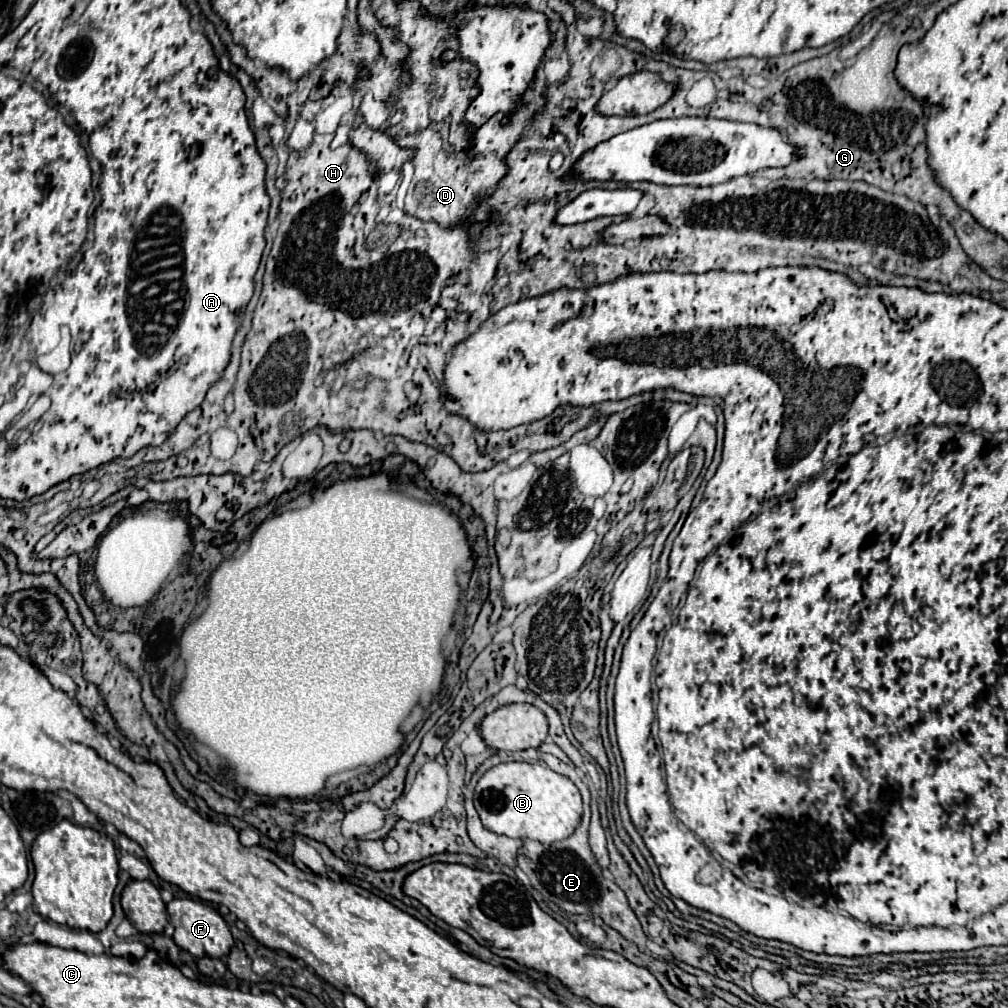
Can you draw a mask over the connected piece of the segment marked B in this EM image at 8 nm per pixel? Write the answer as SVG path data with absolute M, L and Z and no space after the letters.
M508 762L508 764L498 764L498 766L490 768L476 784L474 806L480 814L482 824L488 830L510 836L510 838L538 840L542 844L550 844L550 842L568 838L582 820L582 798L580 798L578 788L574 786L574 782L562 774L556 774L548 766L528 764L528 762Z

